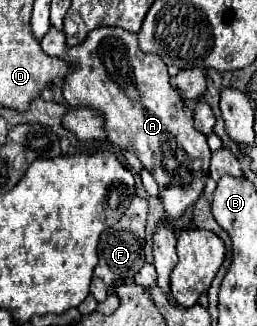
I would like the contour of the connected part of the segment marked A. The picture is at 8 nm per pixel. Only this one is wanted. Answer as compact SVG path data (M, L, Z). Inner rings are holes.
M52 25L50 31L40 39L40 45L46 55L54 55L68 63L76 63L76 69L64 79L64 87L62 87L62 93L68 105L70 107L88 105L90 109L96 109L96 113L104 117L106 139L118 145L120 149L132 151L142 161L146 171L150 171L156 183L162 187L160 199L166 211L166 221L172 223L180 219L188 209L192 209L204 191L212 151L206 143L206 137L194 127L192 111L184 105L180 93L172 89L170 75L164 61L156 55L140 53L136 35L120 27L98 27L88 33L88 37L84 39L84 45L70 47L66 45L64 31L58 31Z

